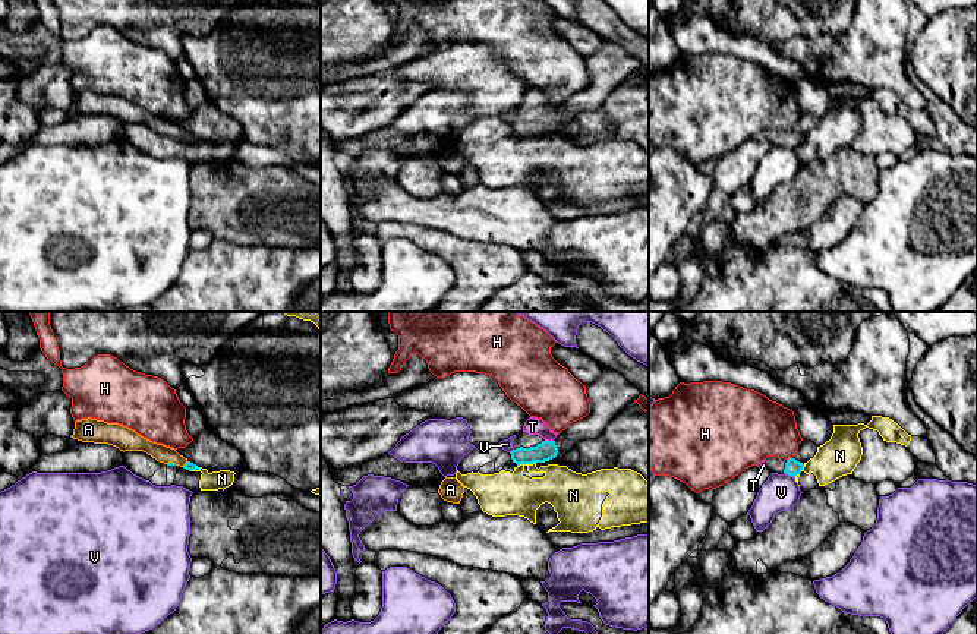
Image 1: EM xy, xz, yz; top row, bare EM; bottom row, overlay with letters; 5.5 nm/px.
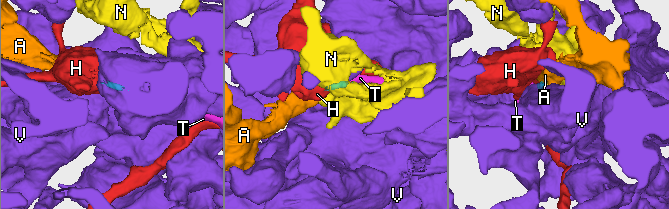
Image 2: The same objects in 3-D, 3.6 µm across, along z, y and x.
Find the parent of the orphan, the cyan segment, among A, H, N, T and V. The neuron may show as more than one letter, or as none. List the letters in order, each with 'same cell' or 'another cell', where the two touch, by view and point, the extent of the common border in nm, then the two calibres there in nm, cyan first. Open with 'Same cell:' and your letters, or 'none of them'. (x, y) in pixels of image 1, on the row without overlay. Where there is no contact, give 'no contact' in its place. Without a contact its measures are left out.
Same cell: A, T
A: same cell | xy (172, 135) | 60 nm | 20/100 nm
H: another cell | yz (788, 131) | 40 nm | 90/360 nm
N: another cell | xz (526, 135) | 110 nm | 110/240 nm
T: same cell | xz (550, 113) | 50 nm | 110/100 nm
V: another cell | yz (790, 147) | 70 nm | 90/200 nm

